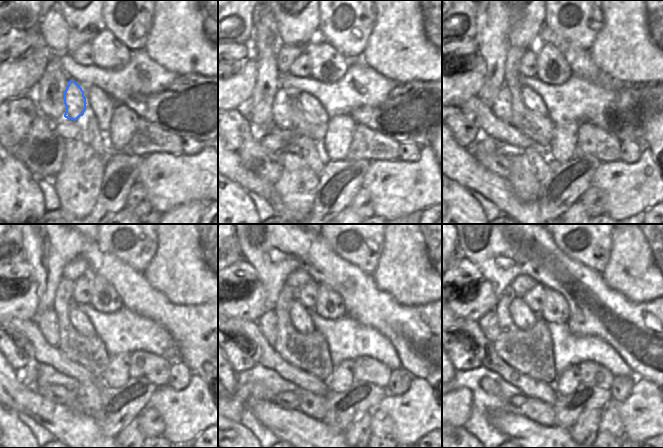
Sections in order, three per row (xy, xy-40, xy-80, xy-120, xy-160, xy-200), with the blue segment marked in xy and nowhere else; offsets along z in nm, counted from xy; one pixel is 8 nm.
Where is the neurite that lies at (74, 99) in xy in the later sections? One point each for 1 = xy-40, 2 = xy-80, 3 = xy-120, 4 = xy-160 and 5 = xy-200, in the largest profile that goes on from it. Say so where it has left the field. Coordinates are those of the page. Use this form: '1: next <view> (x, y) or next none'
1: next xy-40 (283, 105)
2: next xy-80 (501, 106)
3: next xy-120 (47, 321)
4: next xy-160 (267, 322)
5: next xy-200 (489, 323)

